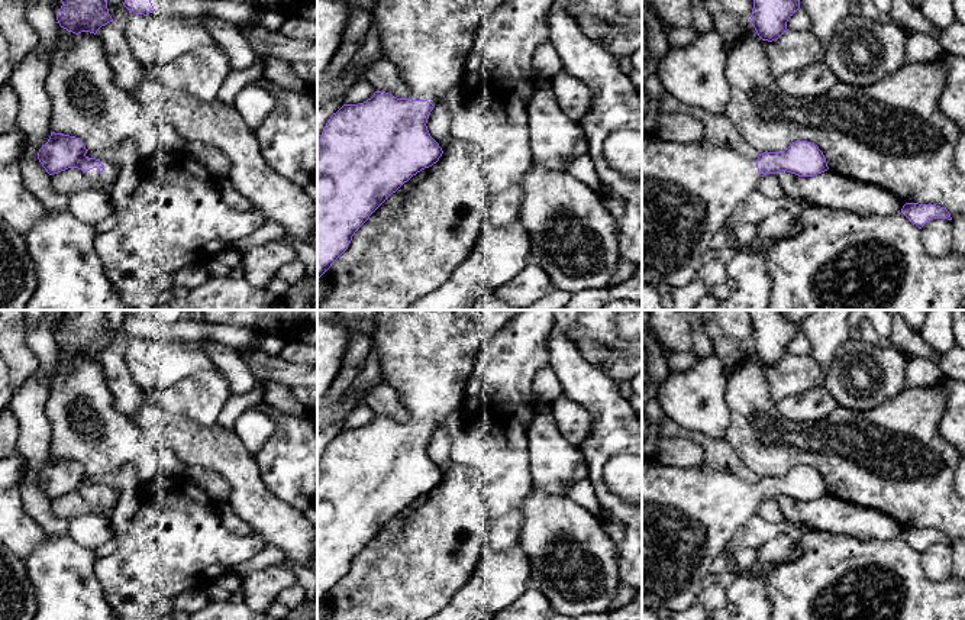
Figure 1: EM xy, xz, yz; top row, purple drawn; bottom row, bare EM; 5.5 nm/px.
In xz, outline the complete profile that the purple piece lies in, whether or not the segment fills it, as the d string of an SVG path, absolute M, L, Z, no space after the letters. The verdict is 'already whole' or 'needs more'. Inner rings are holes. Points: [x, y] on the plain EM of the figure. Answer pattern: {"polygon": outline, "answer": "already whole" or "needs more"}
{"polygon": "M378 310L371 346L378 353L383 382L393 387L410 411L407 423L375 416L358 429L343 429L330 440L317 465L317 604L348 574L355 556L404 507L439 485L443 475L427 455L427 443L439 423L456 411L467 395L474 361L491 338L522 310Z", "answer": "needs more"}

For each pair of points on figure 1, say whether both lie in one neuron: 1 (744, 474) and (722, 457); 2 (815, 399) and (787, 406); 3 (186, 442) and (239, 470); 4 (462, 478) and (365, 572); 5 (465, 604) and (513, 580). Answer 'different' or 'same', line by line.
1: same
2: same
3: same
4: same
5: same

